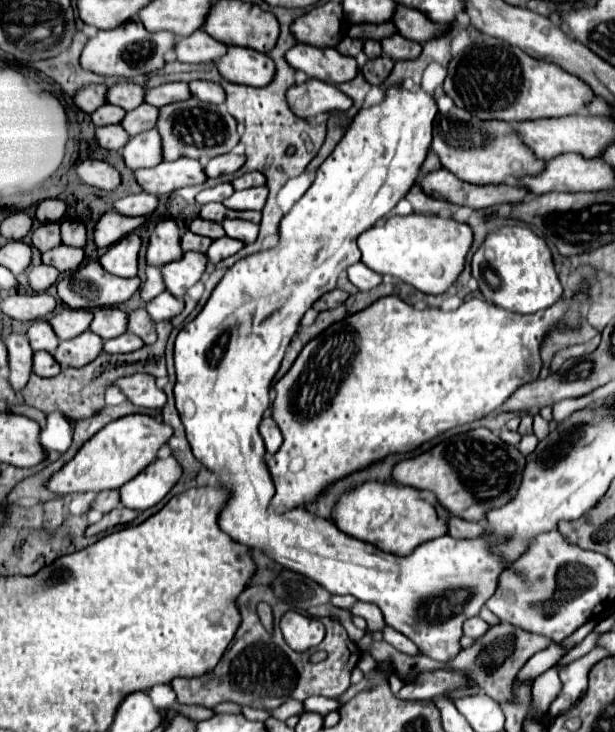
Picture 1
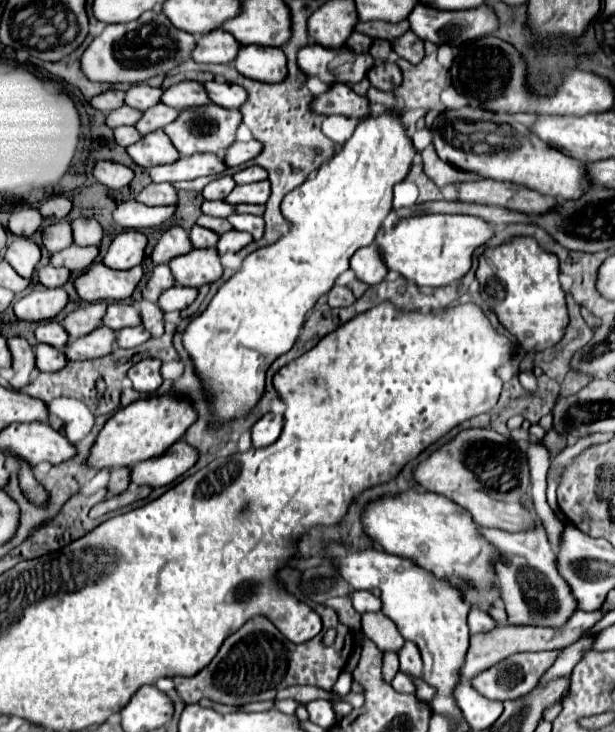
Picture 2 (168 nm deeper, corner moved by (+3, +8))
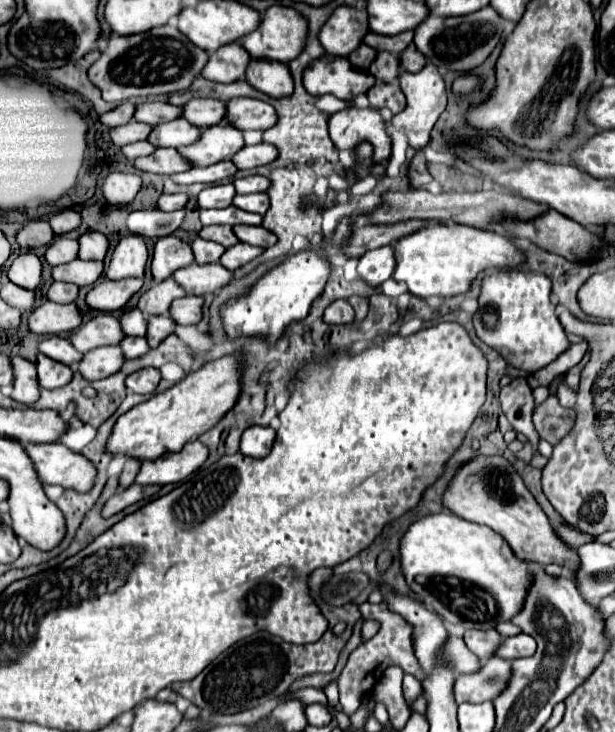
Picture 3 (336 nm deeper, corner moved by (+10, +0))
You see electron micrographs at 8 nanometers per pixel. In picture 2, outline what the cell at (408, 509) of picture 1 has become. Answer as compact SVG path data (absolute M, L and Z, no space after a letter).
M406 491L396 497L384 497L368 505L364 529L384 551L410 559L436 579L448 581L462 593L470 607L488 611L498 603L496 561L502 559L500 551L484 539L472 515L454 501L428 491Z

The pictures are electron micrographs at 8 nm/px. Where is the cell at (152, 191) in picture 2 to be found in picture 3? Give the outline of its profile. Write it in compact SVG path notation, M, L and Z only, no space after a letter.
M177 193L177 195L161 195L157 201L157 209L161 211L177 211L183 209L187 203L187 195Z

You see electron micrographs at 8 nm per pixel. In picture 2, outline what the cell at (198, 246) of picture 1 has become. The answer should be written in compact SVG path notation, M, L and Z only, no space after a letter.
M194 225L192 227L192 231L190 231L190 241L194 243L194 247L216 247L216 243L218 243L218 235L214 233L214 231L210 231L210 229L204 229L204 227L200 227L200 225Z

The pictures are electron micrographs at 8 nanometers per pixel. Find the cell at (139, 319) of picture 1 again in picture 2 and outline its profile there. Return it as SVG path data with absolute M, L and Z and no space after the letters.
M146 299L138 303L138 309L142 313L144 327L152 333L152 337L162 337L164 335L164 311L156 303L146 301Z

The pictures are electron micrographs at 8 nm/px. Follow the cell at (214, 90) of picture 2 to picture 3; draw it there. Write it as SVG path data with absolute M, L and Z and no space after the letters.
M233 97L225 101L225 119L241 129L255 129L255 131L265 131L275 125L277 115L275 109L269 103L251 99L251 97Z

